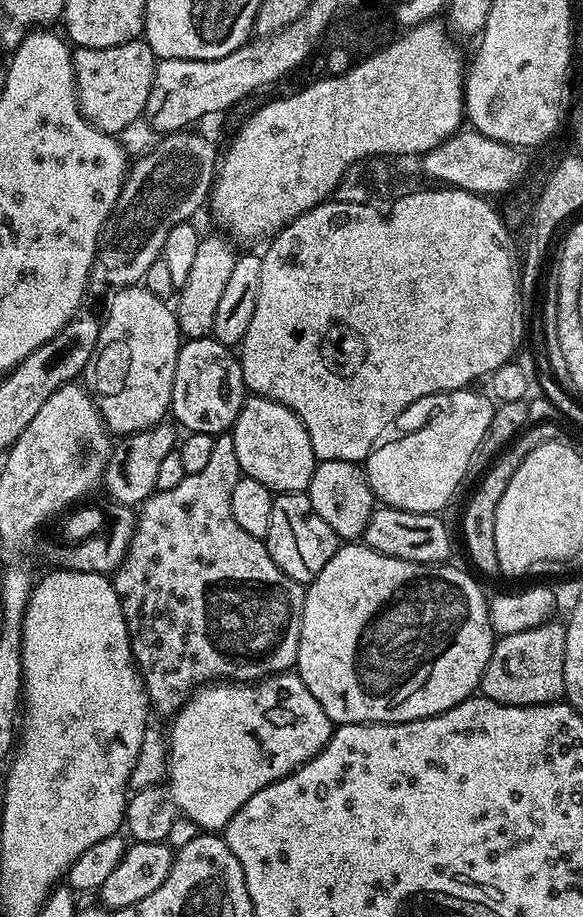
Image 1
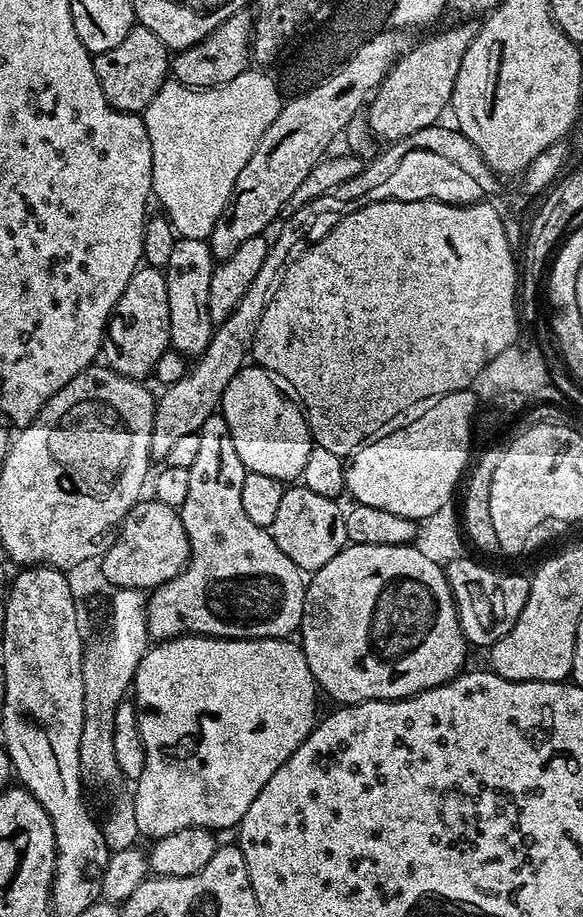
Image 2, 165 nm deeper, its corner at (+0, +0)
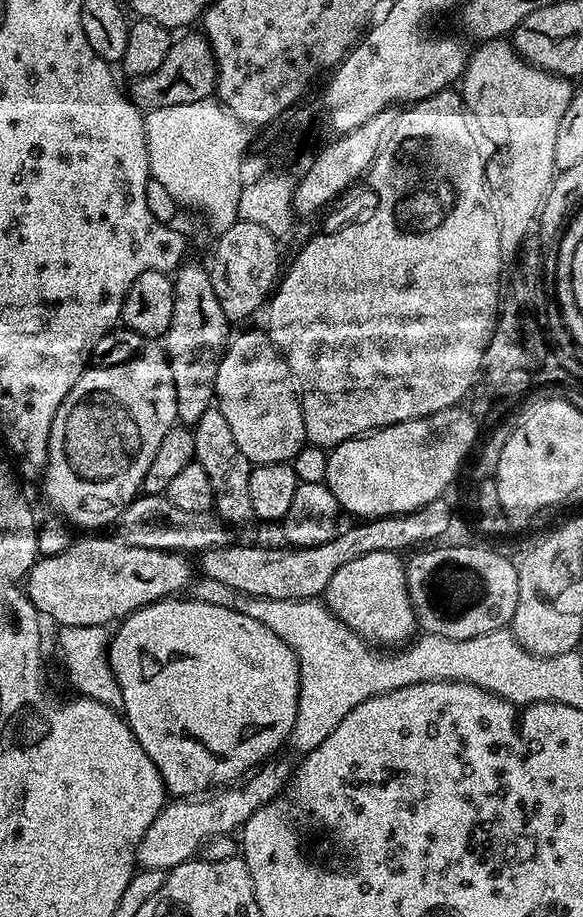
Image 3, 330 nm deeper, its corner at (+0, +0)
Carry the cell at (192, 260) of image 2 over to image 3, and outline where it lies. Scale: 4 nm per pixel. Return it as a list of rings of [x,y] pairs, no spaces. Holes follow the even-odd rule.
[[[185,262],[176,269],[174,279],[174,318],[170,318],[170,326],[162,337],[162,348],[170,370],[174,374],[174,394],[176,395],[176,419],[181,425],[195,426],[198,418],[213,407],[216,394],[216,379],[218,366],[228,347],[230,339],[230,322],[226,314],[222,314],[222,306],[218,306],[218,294],[214,294],[214,286],[208,277],[208,268],[199,268],[196,264]]]

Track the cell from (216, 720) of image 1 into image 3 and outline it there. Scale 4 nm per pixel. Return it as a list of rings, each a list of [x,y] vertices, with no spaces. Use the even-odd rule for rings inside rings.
[[[169,598],[156,600],[130,613],[119,621],[117,628],[120,629],[114,632],[108,646],[108,661],[116,672],[118,686],[122,690],[124,703],[122,715],[131,726],[132,733],[135,734],[142,750],[146,750],[154,766],[158,766],[158,774],[162,778],[164,787],[173,797],[192,798],[209,790],[219,790],[225,786],[235,785],[269,758],[275,757],[280,747],[285,747],[290,730],[294,726],[294,718],[298,714],[300,667],[294,650],[290,650],[290,646],[286,646],[286,642],[282,642],[282,638],[278,638],[278,634],[274,634],[270,626],[262,626],[258,618],[238,614],[238,610],[230,610],[226,606],[214,606],[210,602],[198,602],[187,598]]]

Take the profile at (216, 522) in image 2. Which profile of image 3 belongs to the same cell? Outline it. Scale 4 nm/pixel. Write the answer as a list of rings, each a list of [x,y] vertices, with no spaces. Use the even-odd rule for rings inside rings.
[[[213,406],[198,418],[194,426],[194,446],[196,447],[195,463],[210,474],[212,483],[212,498],[214,501],[214,511],[225,524],[235,526],[244,524],[247,520],[253,519],[252,507],[250,506],[250,478],[248,475],[253,470],[253,465],[238,450],[238,442],[234,442],[234,434],[230,431],[226,418],[220,413],[220,409]]]

